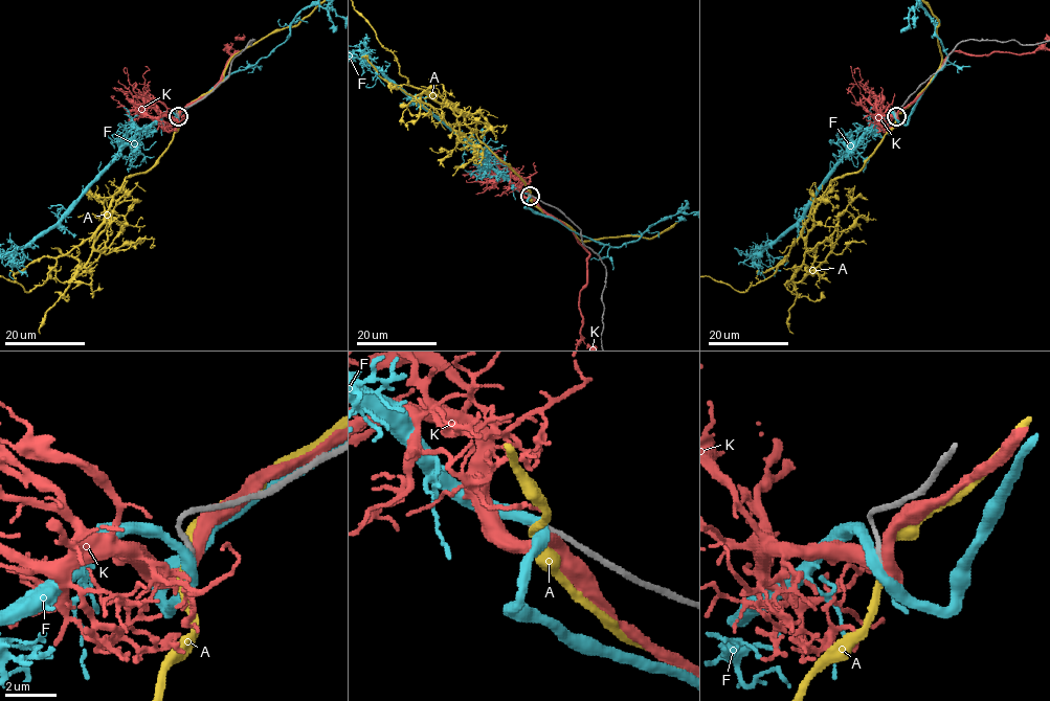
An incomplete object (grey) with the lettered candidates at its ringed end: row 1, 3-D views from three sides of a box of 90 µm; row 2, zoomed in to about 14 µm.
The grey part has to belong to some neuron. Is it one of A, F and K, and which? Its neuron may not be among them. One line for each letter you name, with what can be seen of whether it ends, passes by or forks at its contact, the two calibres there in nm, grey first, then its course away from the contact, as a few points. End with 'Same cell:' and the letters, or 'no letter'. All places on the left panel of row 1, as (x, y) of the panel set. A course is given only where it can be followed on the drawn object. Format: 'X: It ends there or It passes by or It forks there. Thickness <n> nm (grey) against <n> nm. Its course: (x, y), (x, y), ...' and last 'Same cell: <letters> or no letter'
K: It passes by. Thickness 220 nm (grey) against 440 nm. Its course: (178, 116), (220, 78), (226, 62), (236, 54), (225, 49), (239, 39), (235, 37)
Same cell: K

